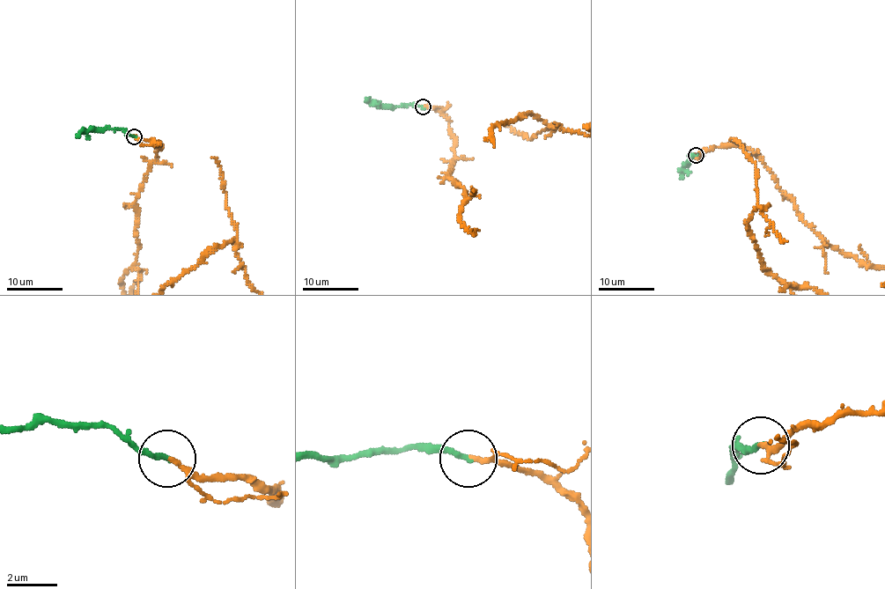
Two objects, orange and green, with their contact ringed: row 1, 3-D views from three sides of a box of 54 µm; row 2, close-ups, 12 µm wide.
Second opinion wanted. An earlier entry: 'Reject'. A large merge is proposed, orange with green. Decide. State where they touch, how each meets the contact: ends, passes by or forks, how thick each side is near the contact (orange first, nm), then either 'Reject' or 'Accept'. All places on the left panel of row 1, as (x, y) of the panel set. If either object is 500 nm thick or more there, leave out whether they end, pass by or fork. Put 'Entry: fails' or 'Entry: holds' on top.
Entry: fails
Place: (134, 136). At the ring orange ends. At the ring green ends. Thickness 170 nm (orange) against 200 nm. Accept

